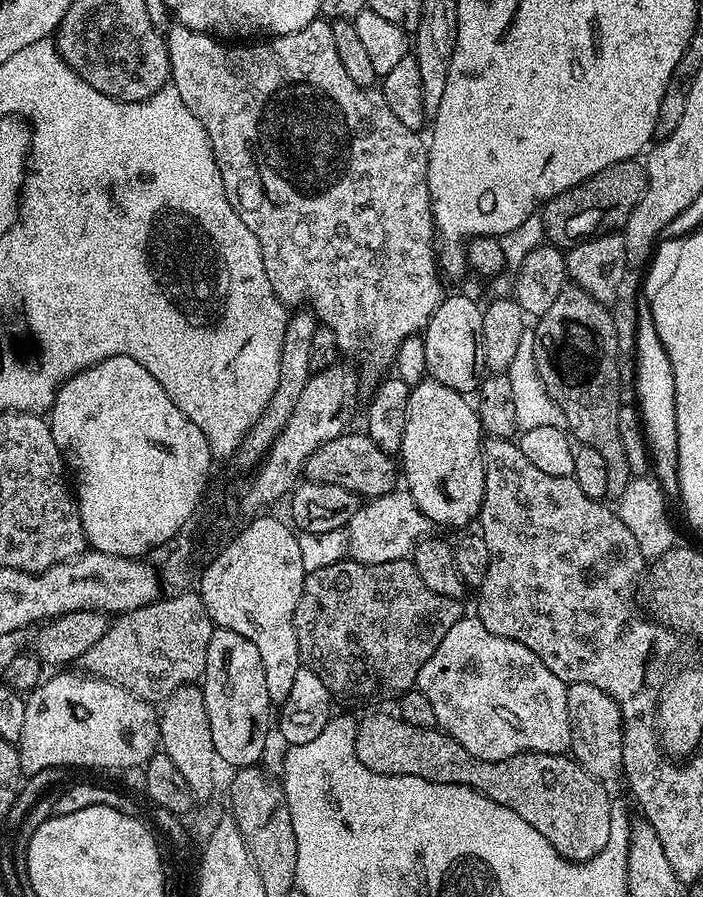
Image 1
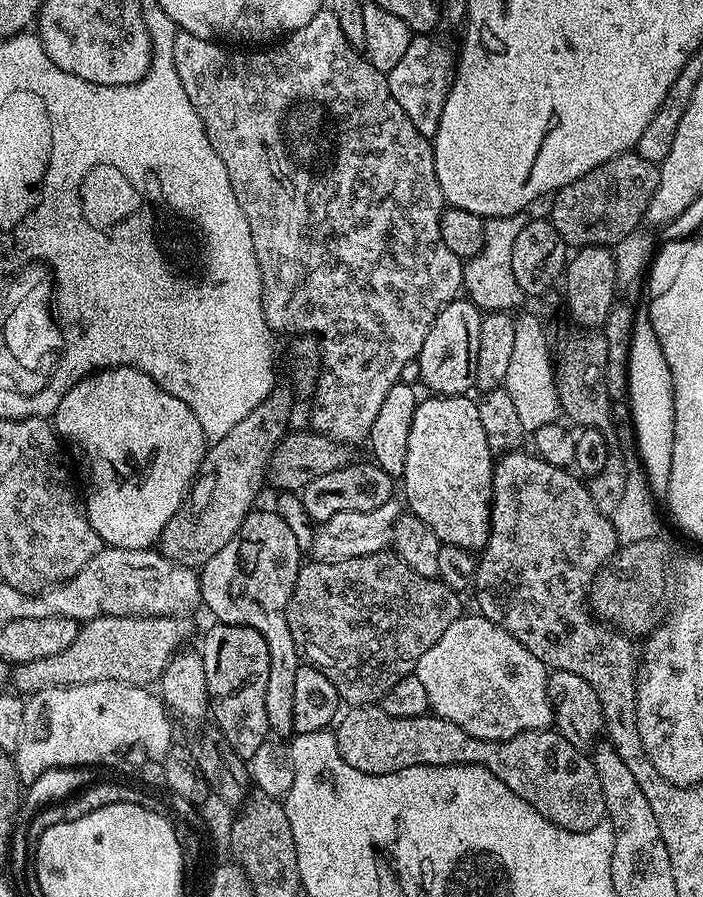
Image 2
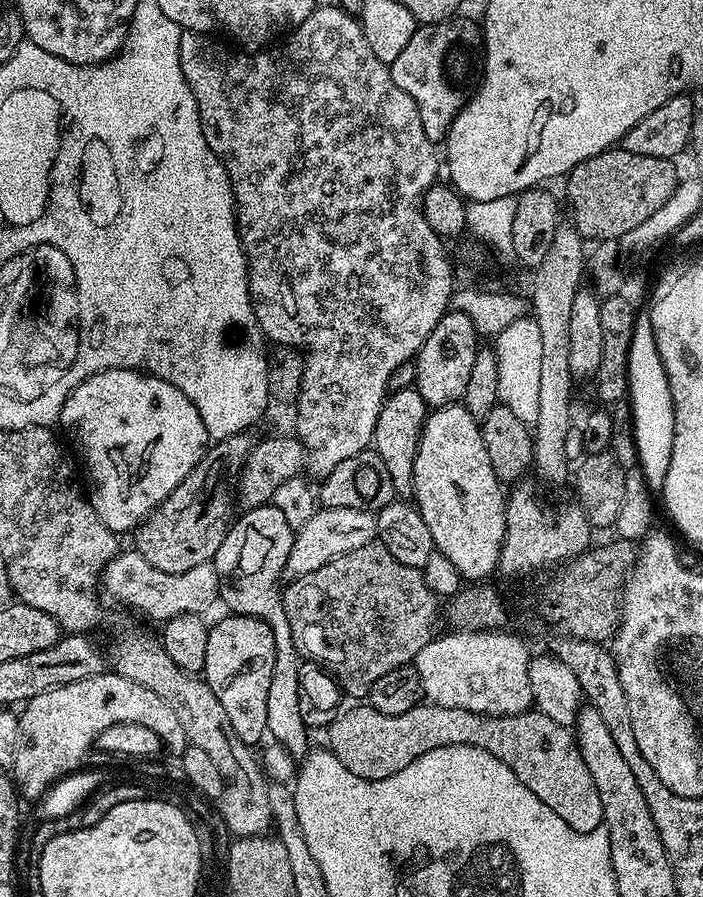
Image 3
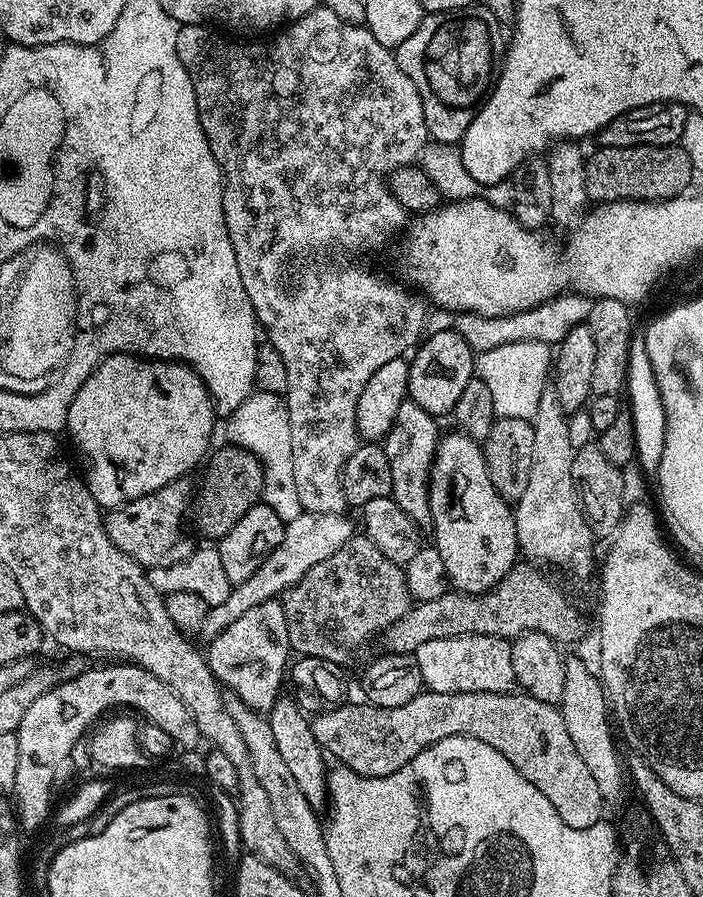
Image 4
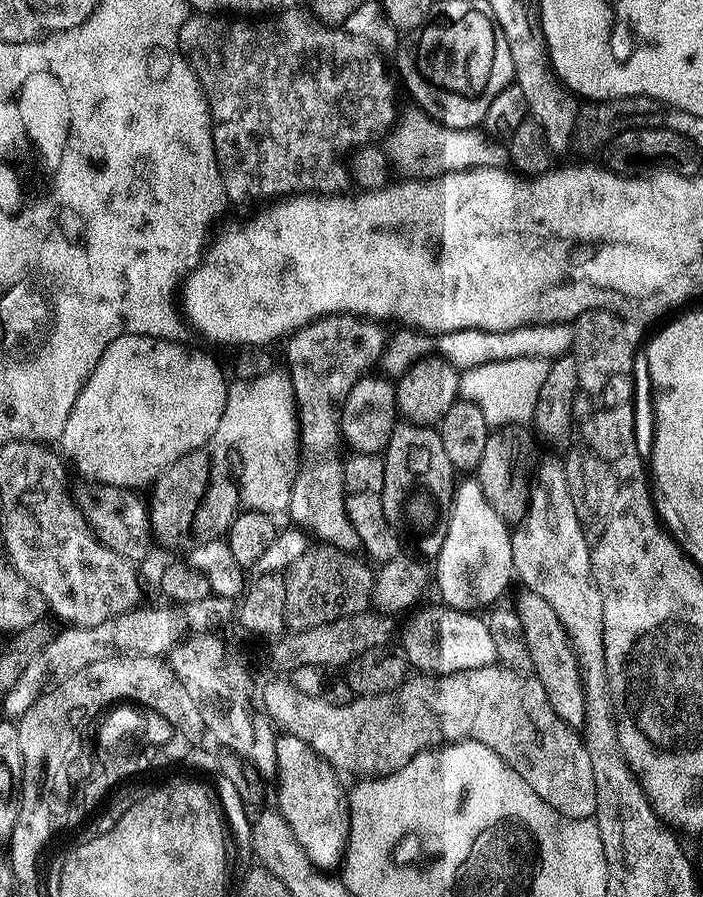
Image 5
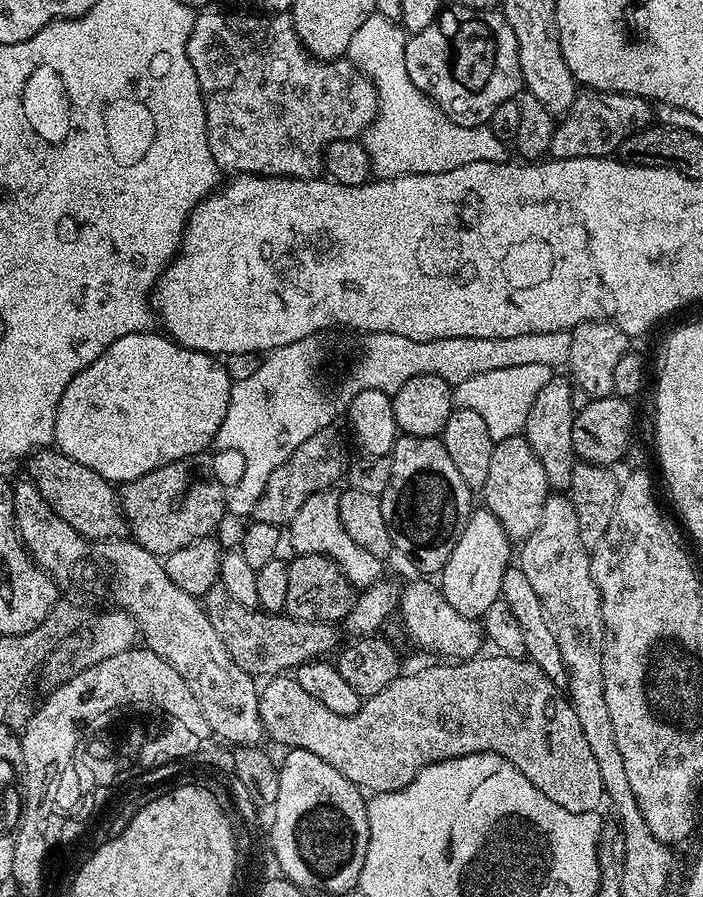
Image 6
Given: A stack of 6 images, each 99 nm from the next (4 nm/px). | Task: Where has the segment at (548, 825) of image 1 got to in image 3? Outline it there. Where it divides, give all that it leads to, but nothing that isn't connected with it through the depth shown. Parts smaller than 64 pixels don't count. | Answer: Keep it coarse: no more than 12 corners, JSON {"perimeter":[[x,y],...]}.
{"perimeter":[[529,710],[341,711],[327,747],[390,778],[438,746],[506,762],[566,826],[604,823],[575,735]]}

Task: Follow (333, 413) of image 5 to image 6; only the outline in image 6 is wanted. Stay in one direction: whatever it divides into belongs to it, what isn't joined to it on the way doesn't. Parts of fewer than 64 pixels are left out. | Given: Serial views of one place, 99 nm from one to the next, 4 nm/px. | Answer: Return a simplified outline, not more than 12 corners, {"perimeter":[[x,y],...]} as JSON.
{"perimeter":[[337,493],[310,494],[291,531],[333,560],[353,589],[385,575],[338,514]]}

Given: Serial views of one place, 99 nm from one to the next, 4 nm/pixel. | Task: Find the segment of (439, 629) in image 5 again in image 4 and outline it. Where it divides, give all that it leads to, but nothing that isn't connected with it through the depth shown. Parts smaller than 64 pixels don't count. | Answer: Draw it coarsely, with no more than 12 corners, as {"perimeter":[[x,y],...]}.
{"perimeter":[[434,638],[415,658],[429,692],[511,692],[511,643]]}

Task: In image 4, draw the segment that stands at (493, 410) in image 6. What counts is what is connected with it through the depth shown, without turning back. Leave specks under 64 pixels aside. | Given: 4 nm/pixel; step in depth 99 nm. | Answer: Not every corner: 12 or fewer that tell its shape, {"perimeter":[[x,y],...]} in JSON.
{"perimeter":[[533,340],[474,360],[499,418],[532,420],[553,349]]}

